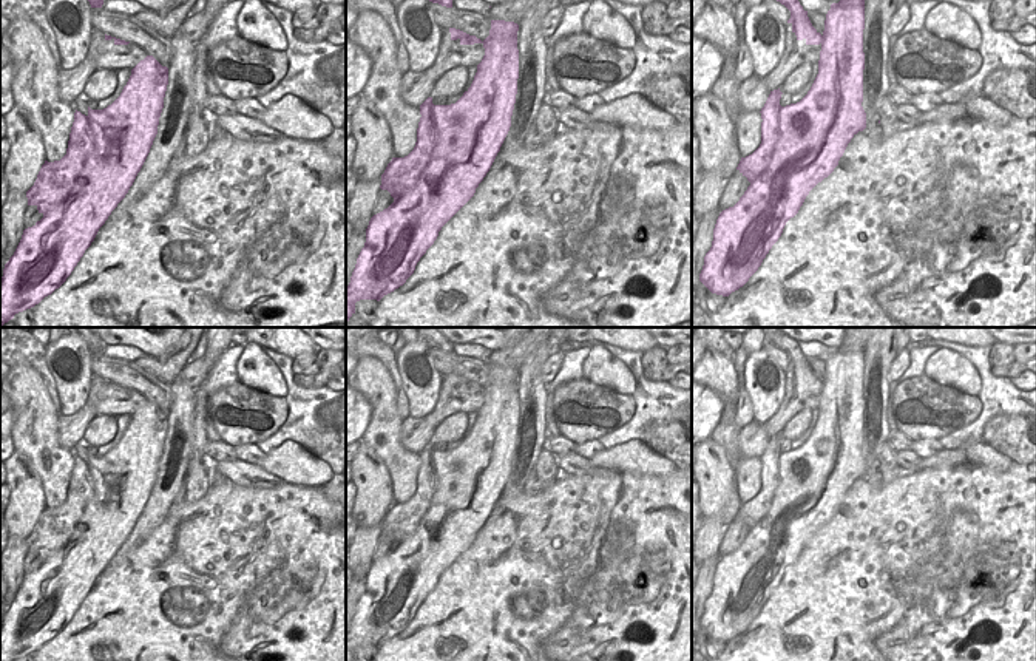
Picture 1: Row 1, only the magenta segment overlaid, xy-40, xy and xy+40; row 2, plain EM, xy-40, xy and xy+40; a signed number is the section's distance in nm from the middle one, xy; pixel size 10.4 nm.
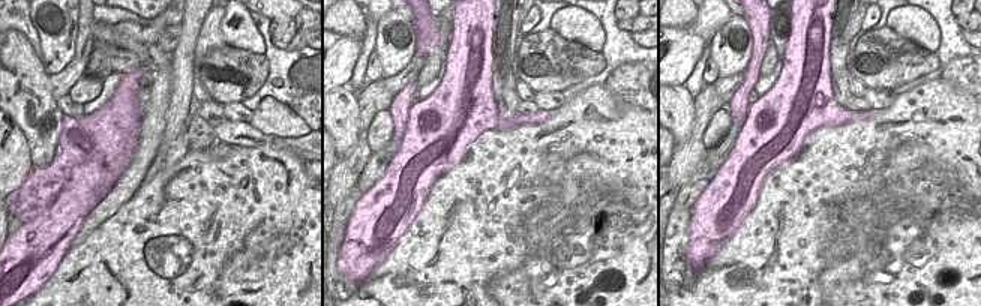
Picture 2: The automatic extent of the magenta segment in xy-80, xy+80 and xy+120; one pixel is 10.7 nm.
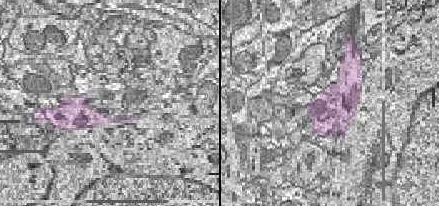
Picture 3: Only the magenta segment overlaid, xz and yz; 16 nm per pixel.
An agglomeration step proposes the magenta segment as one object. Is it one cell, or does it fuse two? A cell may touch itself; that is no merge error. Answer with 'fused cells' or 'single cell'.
fused cells

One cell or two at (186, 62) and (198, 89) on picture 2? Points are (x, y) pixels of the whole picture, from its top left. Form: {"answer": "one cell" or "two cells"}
{"answer": "two cells"}

